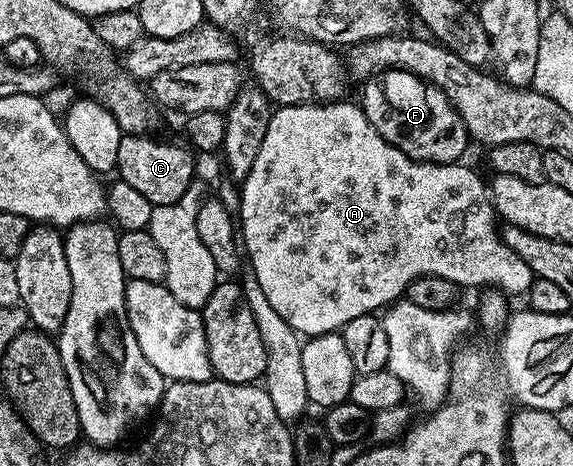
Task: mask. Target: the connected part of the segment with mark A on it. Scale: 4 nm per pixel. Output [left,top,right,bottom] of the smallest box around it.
[237,101,537,336]

